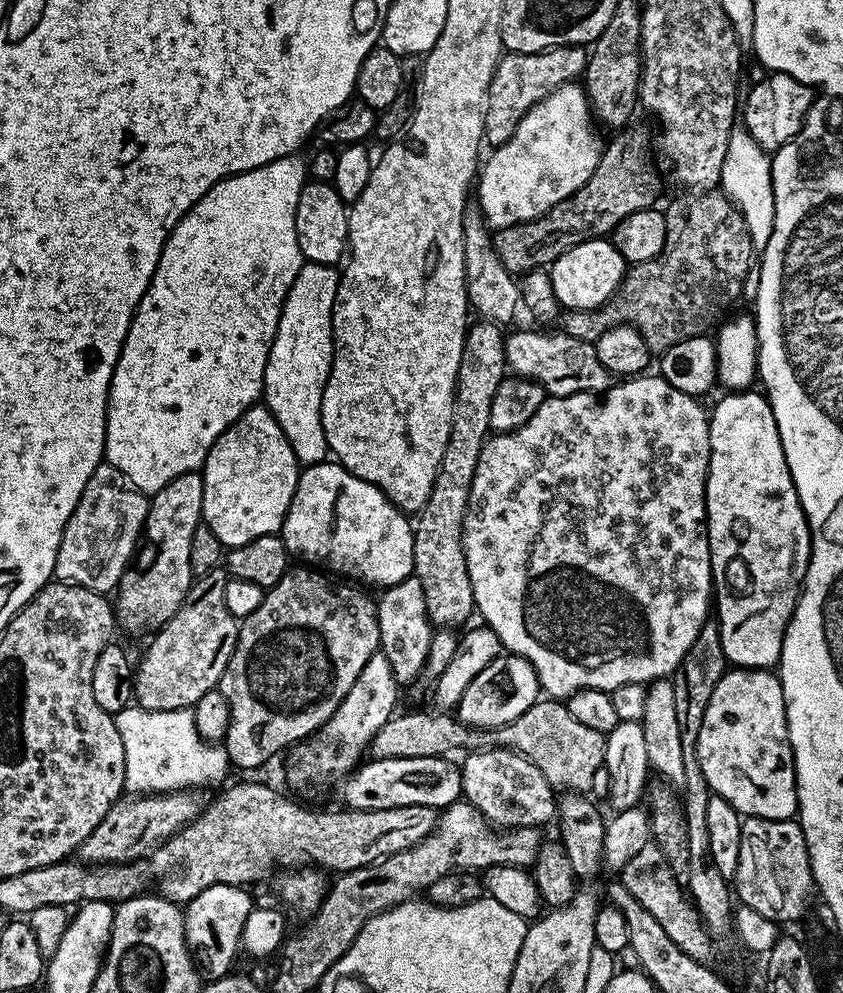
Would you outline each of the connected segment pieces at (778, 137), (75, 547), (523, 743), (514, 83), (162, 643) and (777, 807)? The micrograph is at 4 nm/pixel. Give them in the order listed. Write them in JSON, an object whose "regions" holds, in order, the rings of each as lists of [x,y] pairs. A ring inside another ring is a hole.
{"regions":[[[[771,73],[761,84],[756,84],[742,100],[742,127],[758,142],[765,152],[775,153],[783,144],[789,144],[800,133],[804,117],[812,109],[814,92],[811,87],[798,82],[790,74]]],[[[101,462],[90,482],[86,482],[86,490],[82,490],[82,498],[64,527],[56,555],[55,579],[111,593],[129,567],[128,559],[136,548],[136,539],[141,539],[148,507],[149,497],[145,493],[133,488],[113,464]]],[[[540,698],[520,717],[501,728],[483,730],[471,728],[452,714],[430,716],[422,712],[408,712],[405,716],[393,715],[392,719],[374,734],[370,752],[375,759],[382,758],[430,758],[447,757],[455,748],[483,750],[485,748],[508,748],[525,756],[556,790],[567,790],[572,794],[589,791],[594,772],[604,766],[605,733],[590,730],[570,714],[567,703],[556,698]]],[[[567,44],[557,48],[548,48],[544,52],[508,52],[501,55],[496,63],[494,74],[490,78],[488,98],[484,102],[484,138],[489,145],[499,146],[506,143],[518,130],[518,122],[542,98],[546,98],[563,84],[571,84],[583,77],[588,67],[589,53],[581,45]]],[[[223,567],[199,577],[186,594],[181,608],[148,644],[140,664],[134,668],[134,700],[146,711],[191,709],[204,694],[219,685],[234,654],[240,624],[227,609],[226,586],[230,579]]],[[[763,668],[728,670],[714,687],[702,717],[696,754],[709,789],[721,796],[741,817],[757,816],[767,820],[791,820],[797,815],[796,763],[792,743],[788,737],[788,723],[784,709],[784,691],[775,671]]]]}

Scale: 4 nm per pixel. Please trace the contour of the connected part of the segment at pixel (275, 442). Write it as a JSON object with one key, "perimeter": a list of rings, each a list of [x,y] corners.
{"perimeter":[[[263,403],[253,404],[220,435],[206,458],[202,469],[203,523],[214,530],[214,538],[225,549],[246,546],[254,538],[279,533],[301,471],[274,414]]]}

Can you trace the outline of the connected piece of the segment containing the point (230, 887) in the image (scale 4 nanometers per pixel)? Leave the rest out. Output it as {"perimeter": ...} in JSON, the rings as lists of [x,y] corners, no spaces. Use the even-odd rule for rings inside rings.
{"perimeter":[[[215,884],[189,900],[184,908],[184,941],[194,953],[199,971],[205,977],[227,976],[233,971],[232,959],[236,951],[241,951],[243,927],[254,907],[254,896],[248,892],[251,891],[239,884]]]}

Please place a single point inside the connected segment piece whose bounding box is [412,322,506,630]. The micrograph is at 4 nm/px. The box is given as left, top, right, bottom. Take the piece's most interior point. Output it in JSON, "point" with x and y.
{"point":[439,563]}

